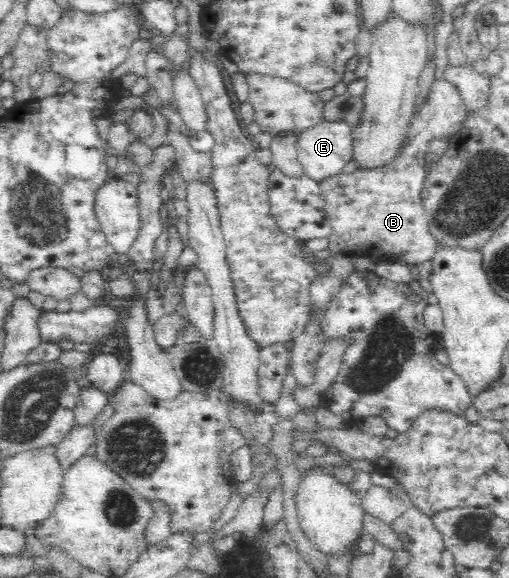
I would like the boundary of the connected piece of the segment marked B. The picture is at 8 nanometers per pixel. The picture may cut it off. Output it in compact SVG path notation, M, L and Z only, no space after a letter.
M435 79L424 101L416 102L401 148L390 160L379 166L359 166L358 163L354 172L341 171L319 181L330 225L324 254L367 256L372 261L378 260L374 254L382 254L383 262L398 262L412 269L430 260L439 244L431 234L422 207L421 192L427 166L424 155L429 152L429 143L433 139L444 139L457 132L467 114L468 109L457 89L442 79Z

